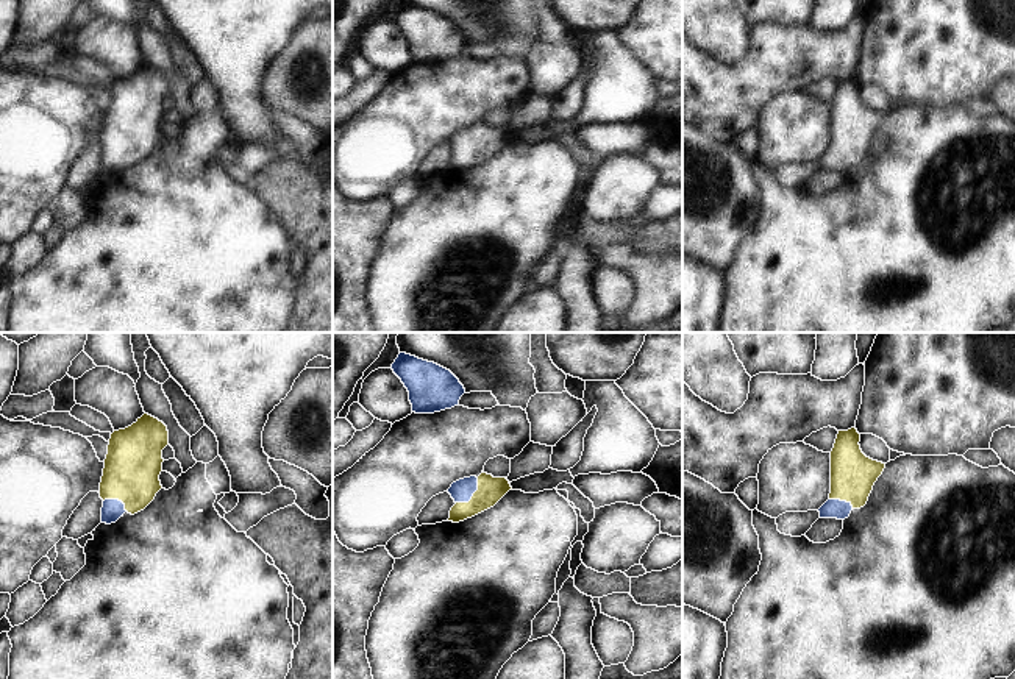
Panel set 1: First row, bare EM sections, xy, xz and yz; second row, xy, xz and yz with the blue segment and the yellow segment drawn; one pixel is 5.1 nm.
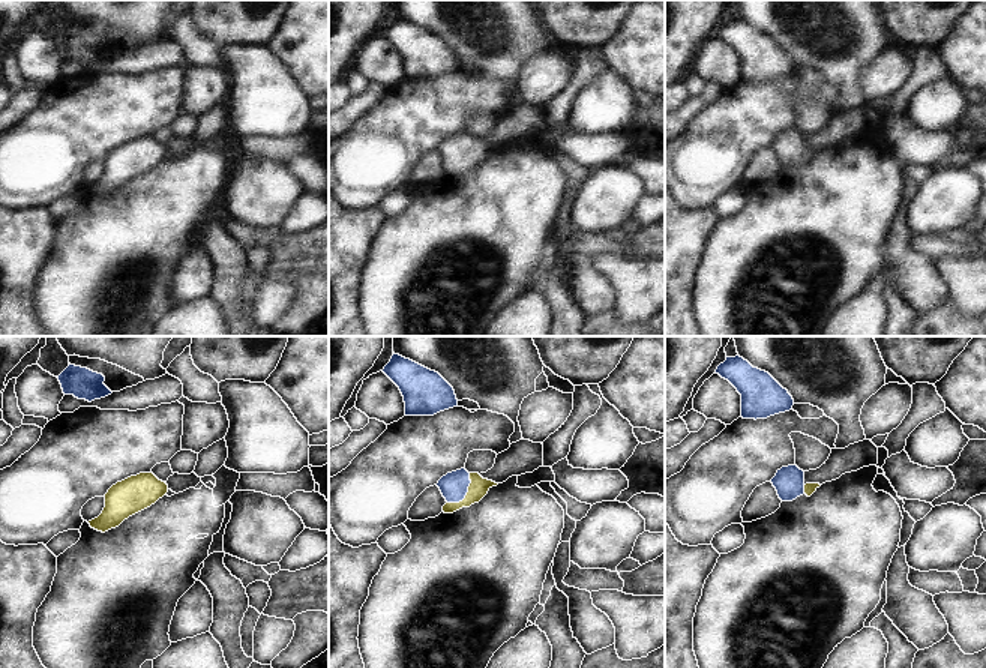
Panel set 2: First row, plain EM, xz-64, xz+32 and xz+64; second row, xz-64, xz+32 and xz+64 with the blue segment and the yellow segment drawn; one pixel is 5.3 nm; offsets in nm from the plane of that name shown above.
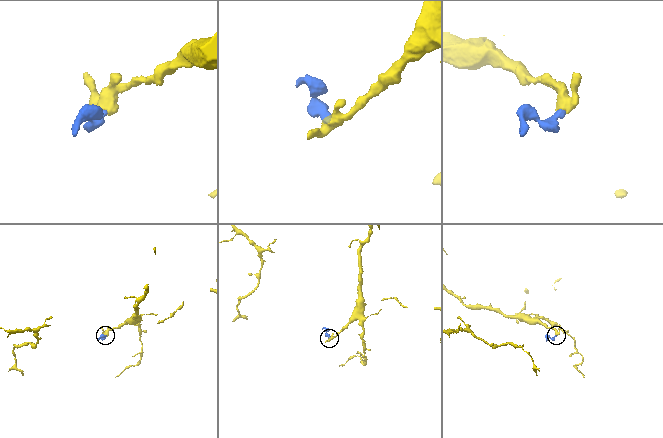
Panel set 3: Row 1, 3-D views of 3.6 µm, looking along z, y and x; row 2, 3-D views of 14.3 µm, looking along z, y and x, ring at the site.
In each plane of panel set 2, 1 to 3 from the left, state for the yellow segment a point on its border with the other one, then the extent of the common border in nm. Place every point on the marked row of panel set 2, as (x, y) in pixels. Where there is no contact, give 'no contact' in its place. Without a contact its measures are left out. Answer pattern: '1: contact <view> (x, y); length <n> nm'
1: no contact
2: contact xz+32 (465, 494); length 200 nm
3: contact xz+64 (803, 490); length 50 nm

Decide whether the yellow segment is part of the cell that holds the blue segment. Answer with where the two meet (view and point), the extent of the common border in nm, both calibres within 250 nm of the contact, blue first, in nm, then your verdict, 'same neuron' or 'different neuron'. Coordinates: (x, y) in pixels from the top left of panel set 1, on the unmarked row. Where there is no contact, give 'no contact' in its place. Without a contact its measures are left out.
contact xz (472, 145); length 180 nm; calibres 120 and 140 nm; same neuron

